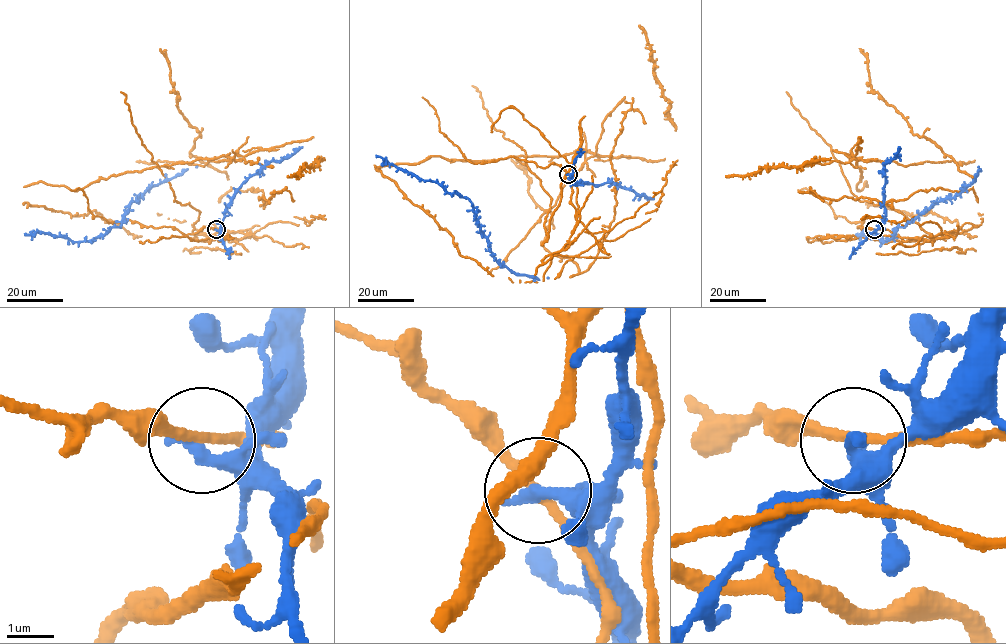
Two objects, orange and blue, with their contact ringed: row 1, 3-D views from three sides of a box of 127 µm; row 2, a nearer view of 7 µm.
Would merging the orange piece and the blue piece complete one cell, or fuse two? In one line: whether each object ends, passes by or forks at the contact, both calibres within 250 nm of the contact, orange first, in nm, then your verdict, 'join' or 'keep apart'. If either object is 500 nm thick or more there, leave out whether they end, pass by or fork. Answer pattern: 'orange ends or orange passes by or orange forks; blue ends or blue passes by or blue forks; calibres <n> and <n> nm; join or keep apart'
orange passes by; blue passes by; calibres 180 and 240 nm; keep apart

